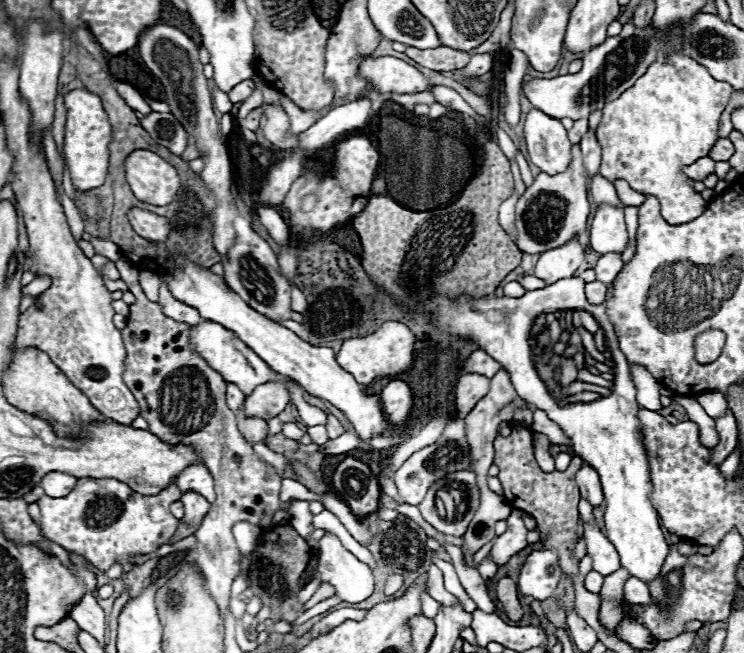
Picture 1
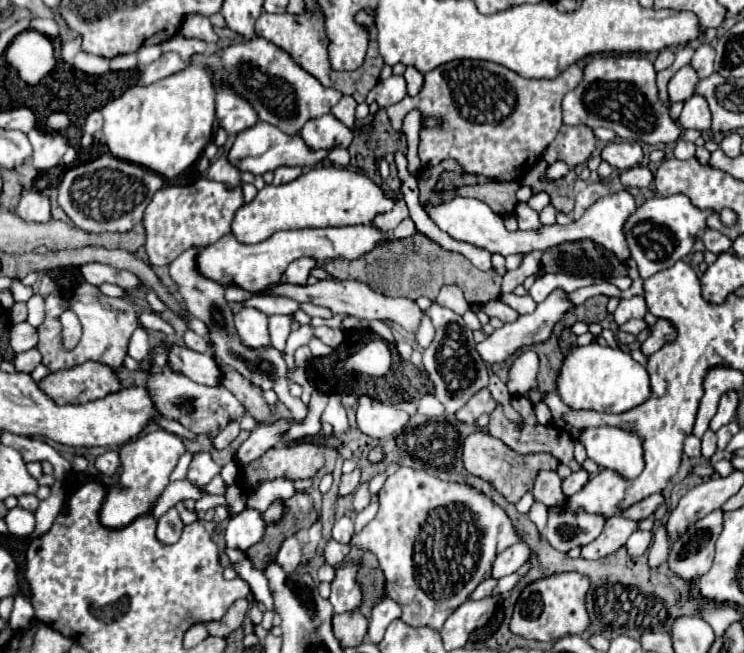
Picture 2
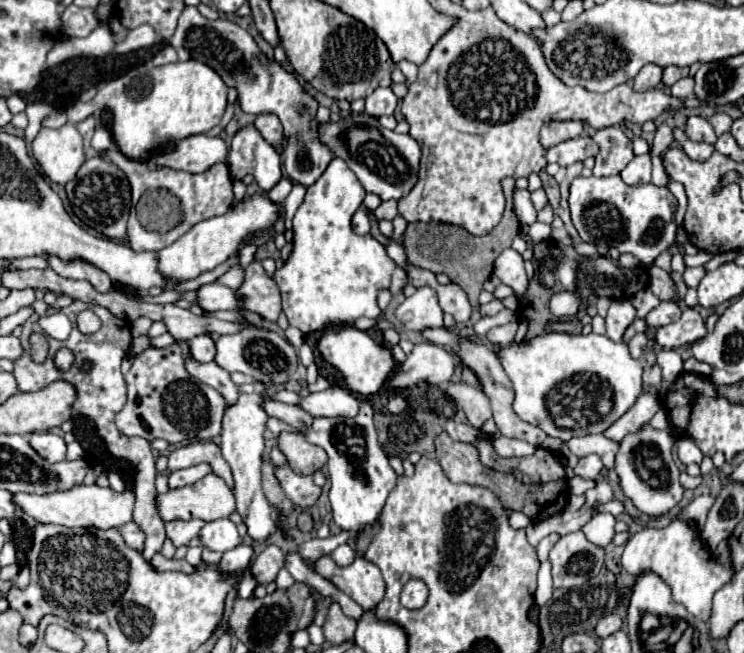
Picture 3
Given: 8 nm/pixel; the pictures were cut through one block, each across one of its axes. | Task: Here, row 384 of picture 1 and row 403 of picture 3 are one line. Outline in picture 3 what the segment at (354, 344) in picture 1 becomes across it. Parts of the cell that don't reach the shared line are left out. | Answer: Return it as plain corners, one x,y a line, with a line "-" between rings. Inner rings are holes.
362,402
360,414
354,418
314,418
312,424
300,432
310,444
322,446
328,454
330,472
330,506
336,526
346,532
354,532
356,556
364,556
372,538
380,530
380,514
388,494
396,486
396,472
388,464
388,456
382,452
372,422
372,406

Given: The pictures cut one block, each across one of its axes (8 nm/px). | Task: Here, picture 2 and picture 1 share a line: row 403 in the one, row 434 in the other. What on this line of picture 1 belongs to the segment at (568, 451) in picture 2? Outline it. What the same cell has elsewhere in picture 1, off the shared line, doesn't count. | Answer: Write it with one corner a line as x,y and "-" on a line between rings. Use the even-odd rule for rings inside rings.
512,424
510,438
498,436
494,440
494,450
496,450
494,464
500,468
498,480
502,482
502,488
506,492
504,496
508,498
508,492
510,492
512,498
516,498
512,504
536,518
542,538
550,534
548,540
544,540
544,546
558,550
560,566
562,566
564,574
574,580
578,576
578,560
574,558
574,546
576,546
578,500
580,500
578,486
574,482
574,474
582,468
584,462
578,456
574,456
566,472
550,472
550,474
542,472
532,454
532,432
518,424

